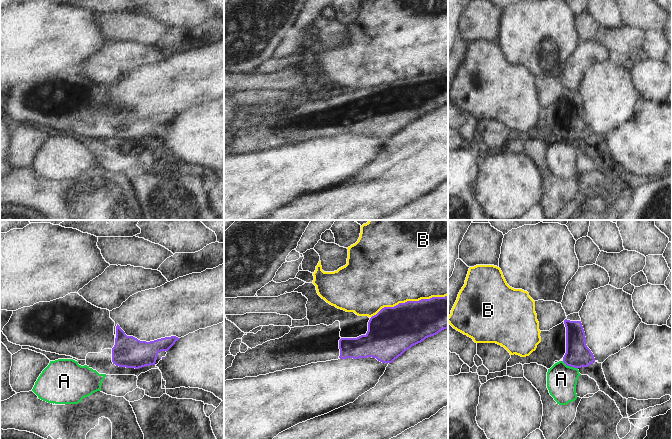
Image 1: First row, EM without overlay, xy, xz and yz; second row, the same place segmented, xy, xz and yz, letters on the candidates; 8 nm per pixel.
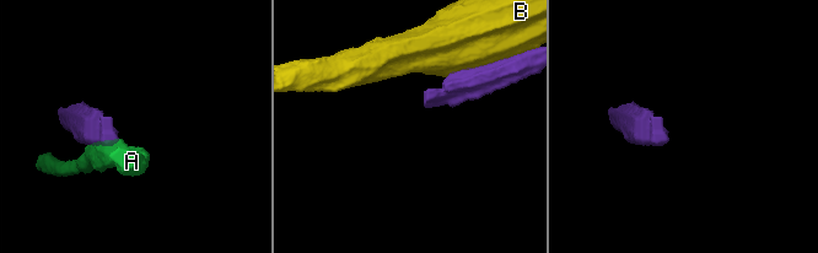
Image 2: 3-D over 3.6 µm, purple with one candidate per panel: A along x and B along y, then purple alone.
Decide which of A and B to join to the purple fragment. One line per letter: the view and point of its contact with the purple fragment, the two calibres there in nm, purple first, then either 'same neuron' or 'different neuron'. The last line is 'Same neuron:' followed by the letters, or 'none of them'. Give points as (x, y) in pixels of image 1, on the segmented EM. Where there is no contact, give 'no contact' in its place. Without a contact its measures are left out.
A: contact yz (570, 366); calibres 200 and 240 nm; different neuron
B: contact xz (409, 301); calibres 380 and 500 nm; different neuron
Same neuron: none of them

